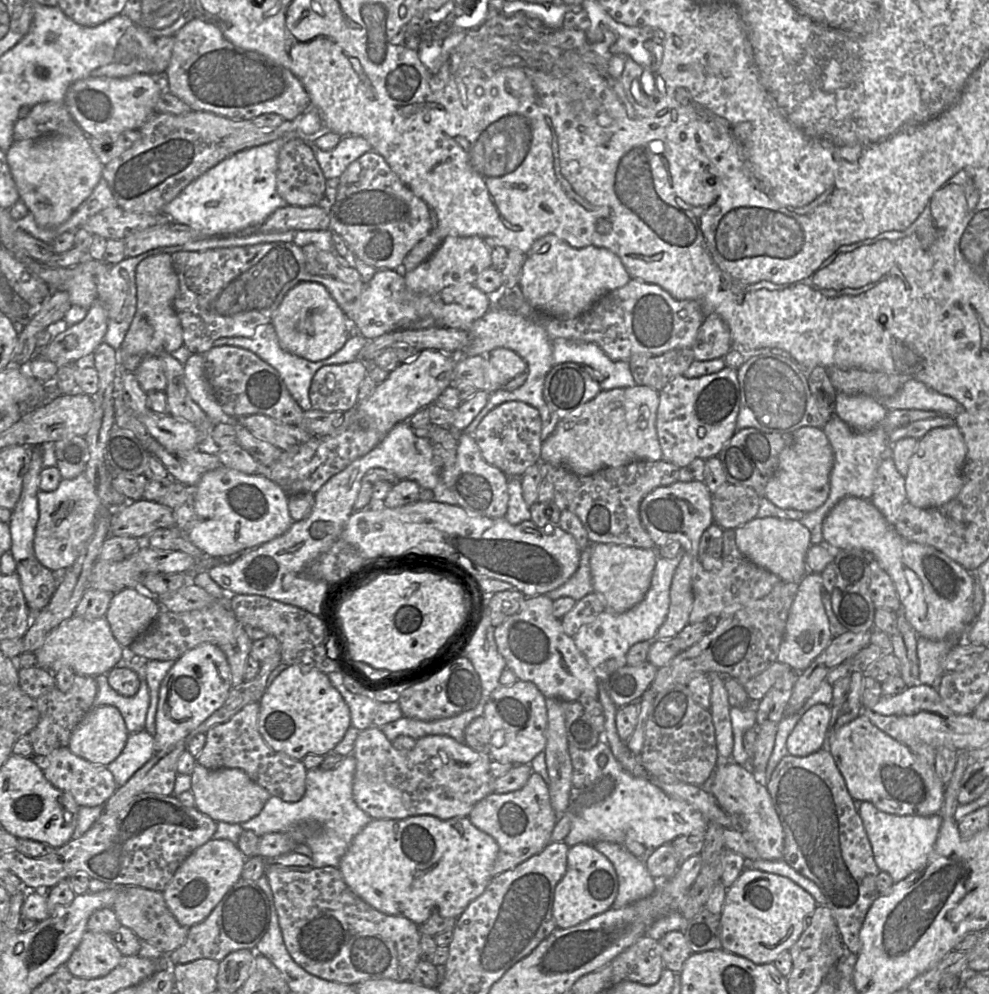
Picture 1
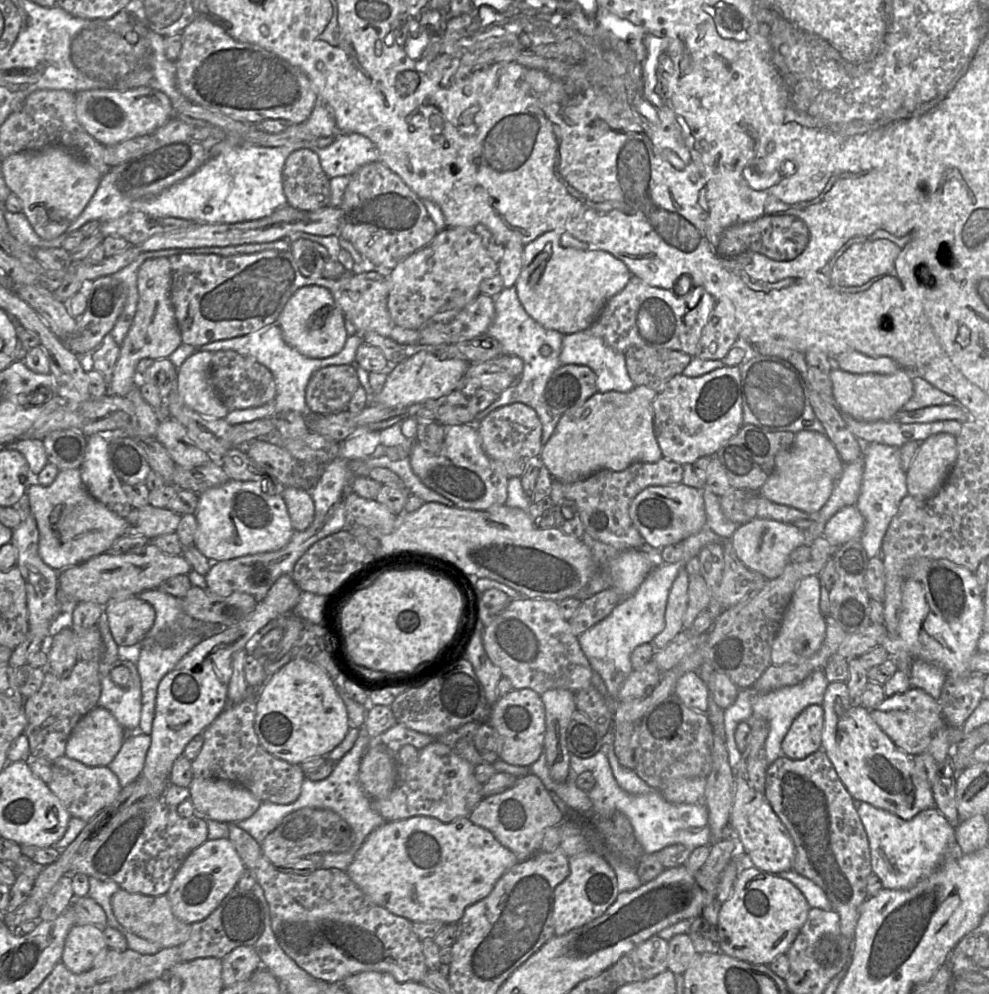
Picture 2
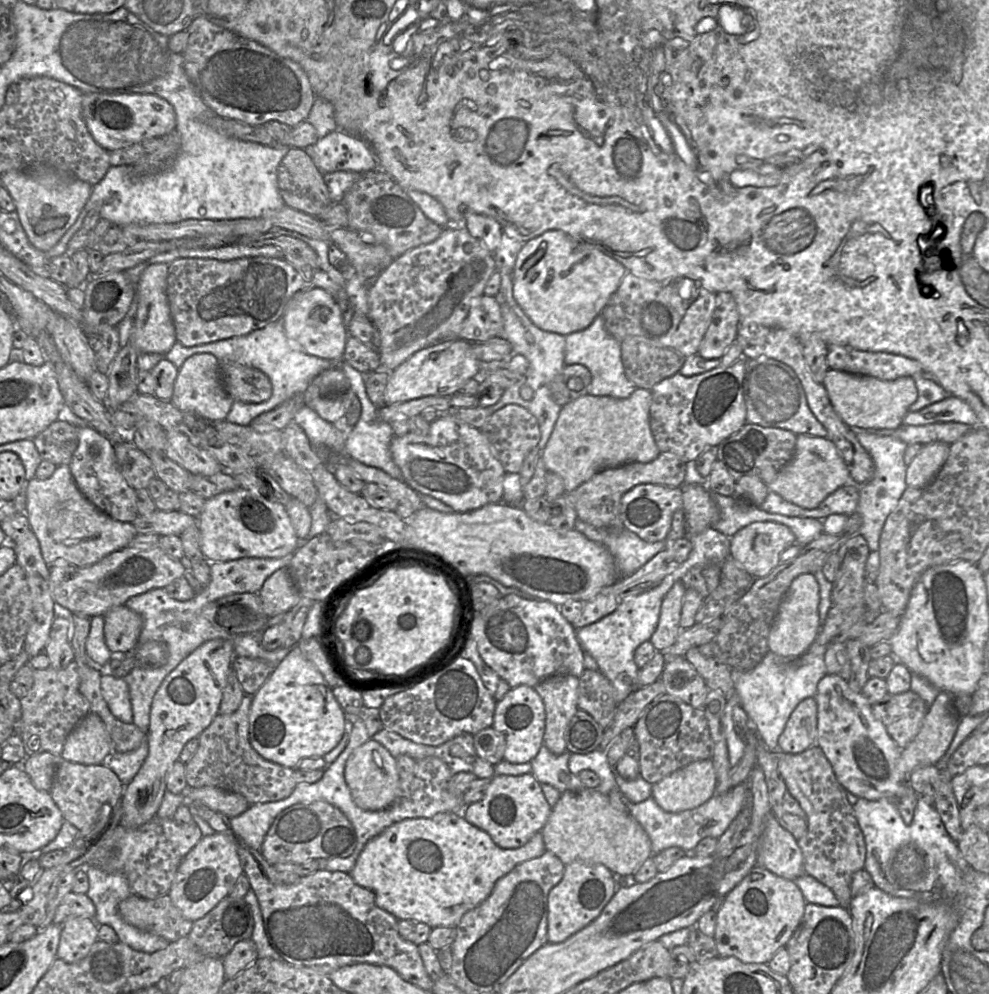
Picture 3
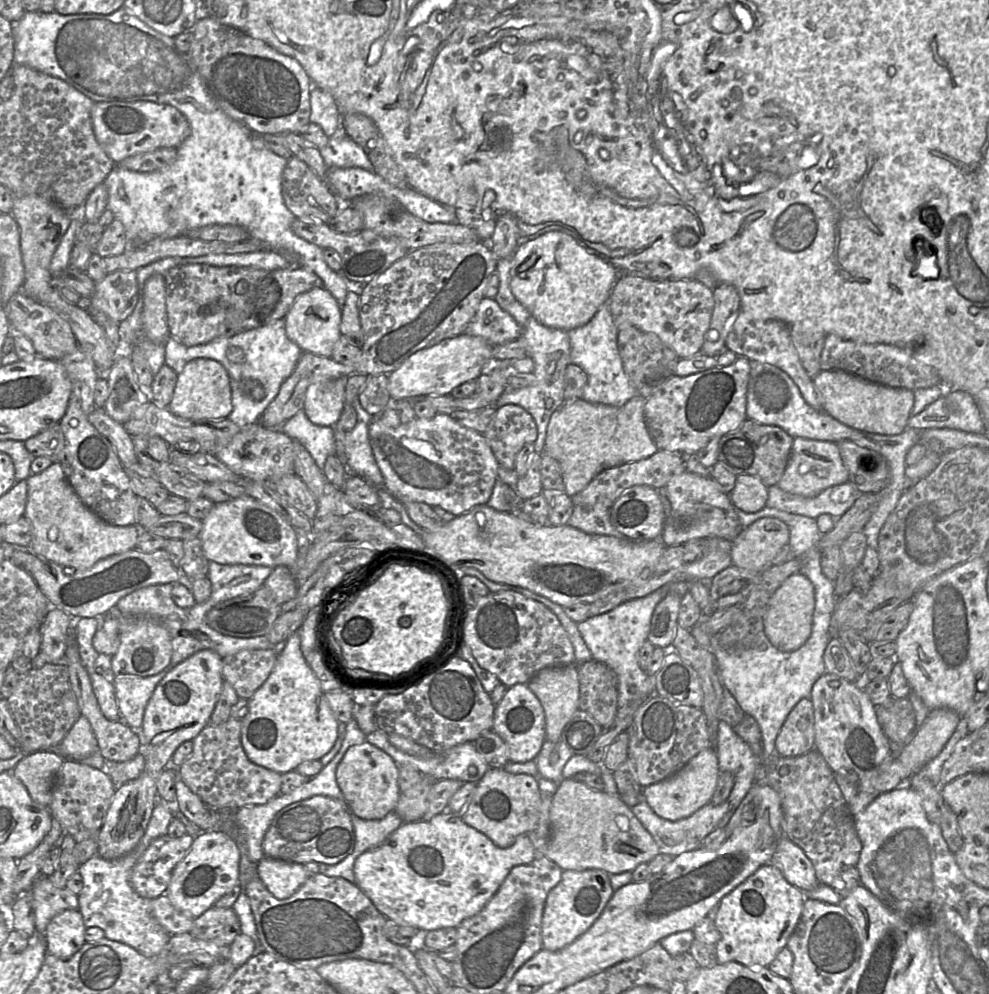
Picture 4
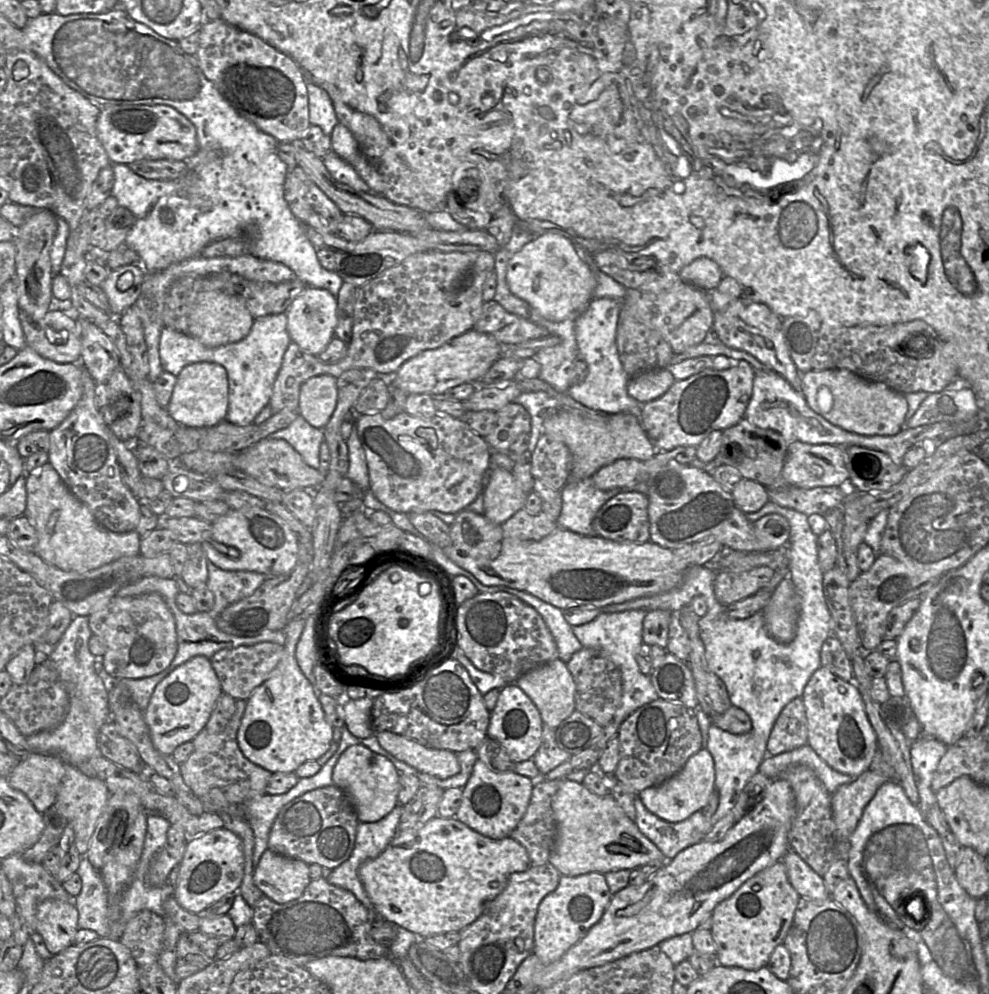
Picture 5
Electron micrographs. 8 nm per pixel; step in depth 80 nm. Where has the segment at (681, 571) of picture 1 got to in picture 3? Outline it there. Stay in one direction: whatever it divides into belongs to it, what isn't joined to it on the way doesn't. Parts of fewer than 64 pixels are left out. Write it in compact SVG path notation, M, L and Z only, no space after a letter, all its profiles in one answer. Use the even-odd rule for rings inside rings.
M682 580L678 581L663 599L657 628L649 640L657 651L668 651L681 632L680 618L686 590Z

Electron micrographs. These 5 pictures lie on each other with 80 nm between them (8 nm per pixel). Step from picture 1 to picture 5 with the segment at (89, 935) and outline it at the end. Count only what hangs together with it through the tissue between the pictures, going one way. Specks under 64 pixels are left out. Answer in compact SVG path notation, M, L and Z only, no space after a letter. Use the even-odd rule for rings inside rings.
M47 899L39 903L36 914L36 932L43 937L47 949L52 955L56 955L74 944L75 935L79 929L78 916L74 901Z

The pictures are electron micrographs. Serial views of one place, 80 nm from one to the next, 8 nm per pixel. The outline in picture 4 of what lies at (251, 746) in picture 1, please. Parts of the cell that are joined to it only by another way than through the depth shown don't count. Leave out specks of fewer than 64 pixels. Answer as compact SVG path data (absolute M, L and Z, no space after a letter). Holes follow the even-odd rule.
M240 698L225 723L209 723L193 740L192 754L179 767L187 786L220 813L230 813L245 805L265 804L280 794L282 774L253 763L243 749L241 730L248 709L249 700Z

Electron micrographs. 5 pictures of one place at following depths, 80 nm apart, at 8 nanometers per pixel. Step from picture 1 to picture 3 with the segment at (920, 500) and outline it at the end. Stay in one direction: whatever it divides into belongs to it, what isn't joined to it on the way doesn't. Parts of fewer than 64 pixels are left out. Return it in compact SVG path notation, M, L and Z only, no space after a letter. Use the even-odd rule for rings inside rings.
M935 441L923 445L920 453L906 466L906 483L908 487L923 488L937 475L946 462L950 445Z

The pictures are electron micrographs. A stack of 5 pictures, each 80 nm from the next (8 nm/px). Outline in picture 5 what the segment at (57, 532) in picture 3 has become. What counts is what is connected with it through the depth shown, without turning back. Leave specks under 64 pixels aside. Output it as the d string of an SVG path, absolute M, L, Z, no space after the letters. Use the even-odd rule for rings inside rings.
M46 463L26 476L24 516L37 532L35 553L46 563L66 572L85 573L125 556L139 554L142 537L136 530L112 532L101 526L90 509L65 485L55 468Z

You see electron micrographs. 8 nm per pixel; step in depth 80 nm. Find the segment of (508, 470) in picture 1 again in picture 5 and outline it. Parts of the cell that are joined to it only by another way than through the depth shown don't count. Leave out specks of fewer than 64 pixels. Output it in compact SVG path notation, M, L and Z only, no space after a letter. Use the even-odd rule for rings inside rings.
M514 402L504 406L496 414L496 426L484 439L491 451L507 453L521 434L529 434L531 417L523 406Z

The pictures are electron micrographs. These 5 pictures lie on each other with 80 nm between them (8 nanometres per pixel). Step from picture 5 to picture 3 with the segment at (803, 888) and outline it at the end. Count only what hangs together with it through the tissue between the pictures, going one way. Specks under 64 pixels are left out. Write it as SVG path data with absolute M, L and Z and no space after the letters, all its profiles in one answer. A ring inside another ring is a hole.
M771 815L757 850L757 865L784 879L795 881L805 874L803 853L795 838Z

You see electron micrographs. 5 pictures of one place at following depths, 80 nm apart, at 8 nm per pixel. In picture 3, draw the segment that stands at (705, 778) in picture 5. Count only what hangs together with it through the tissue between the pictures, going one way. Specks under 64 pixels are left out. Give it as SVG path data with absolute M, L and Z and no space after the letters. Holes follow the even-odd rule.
M712 759L699 760L673 772L652 785L651 797L666 812L694 809L716 793Z

